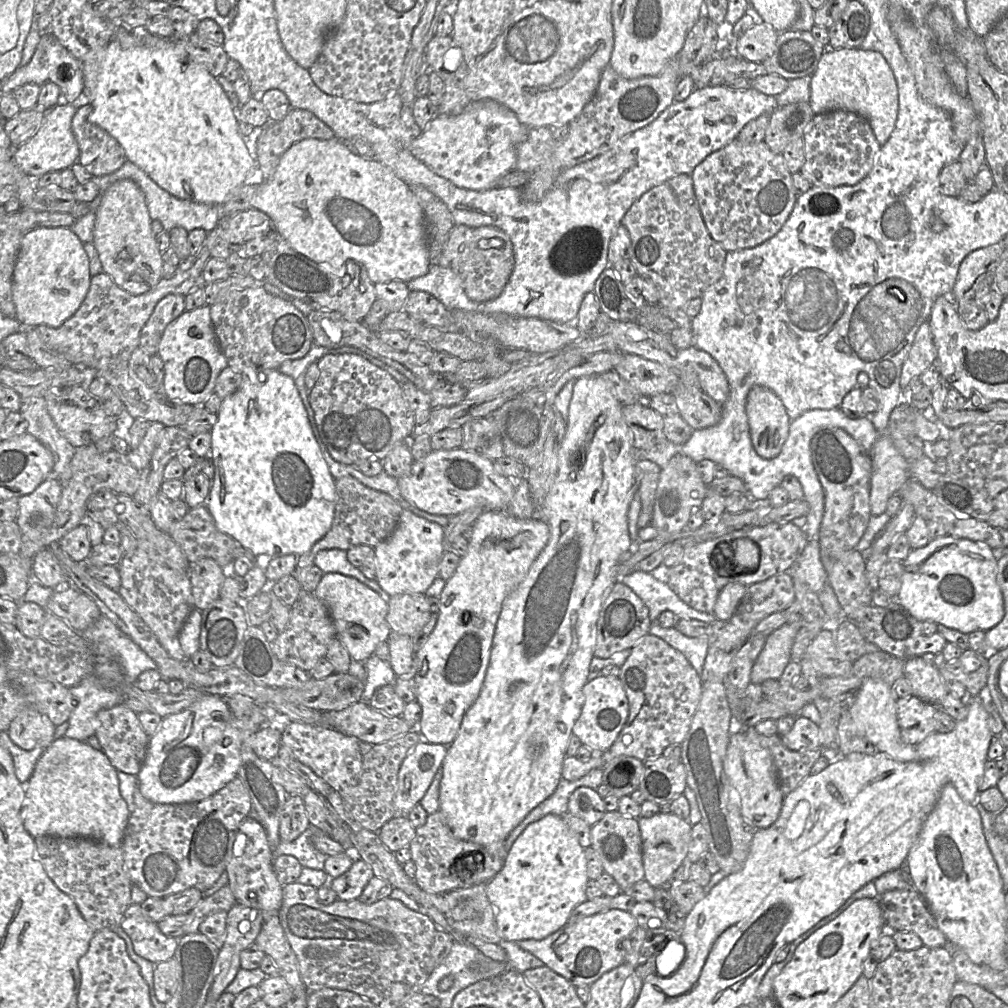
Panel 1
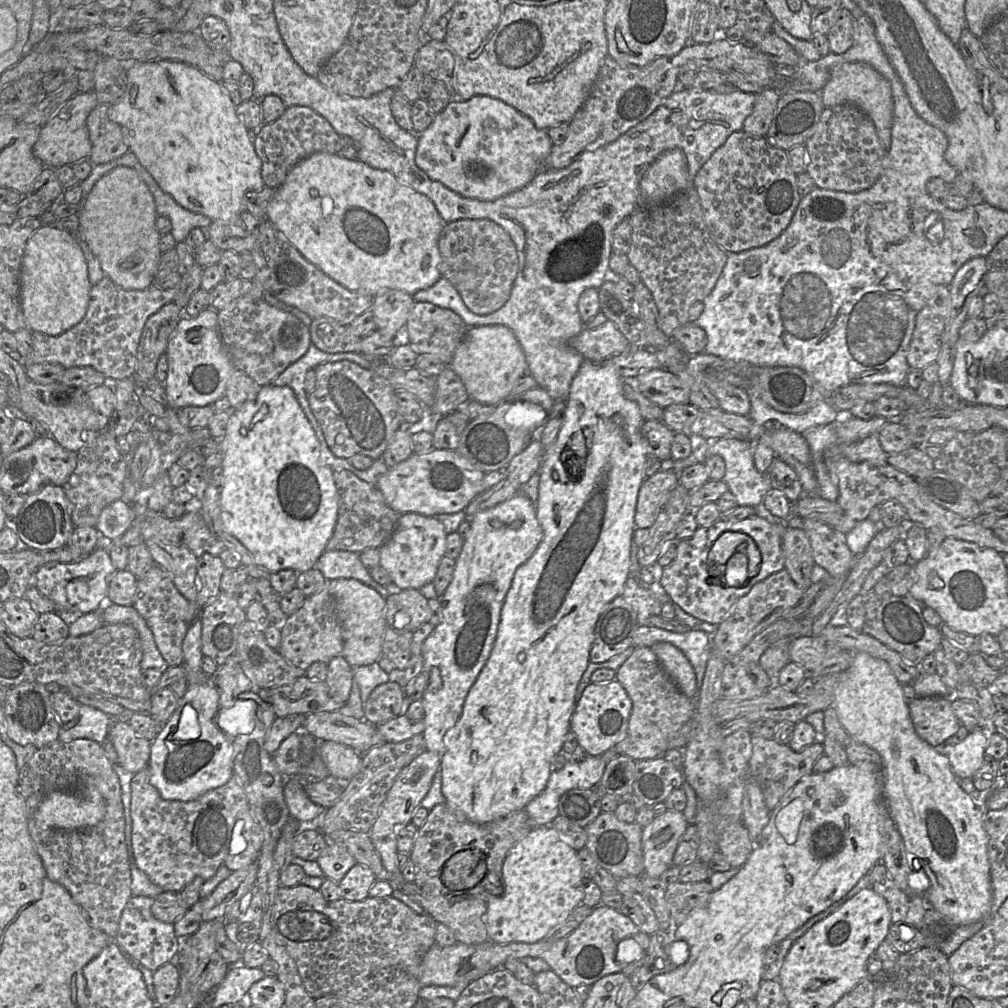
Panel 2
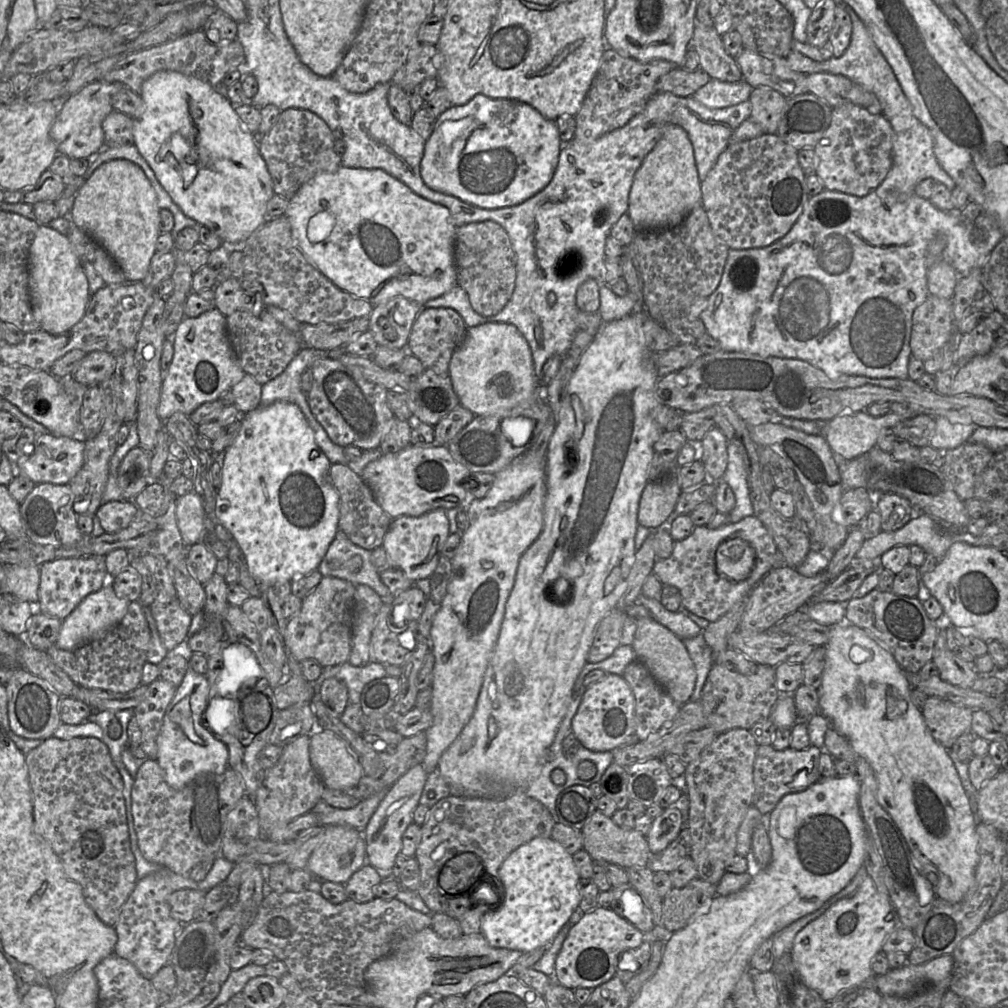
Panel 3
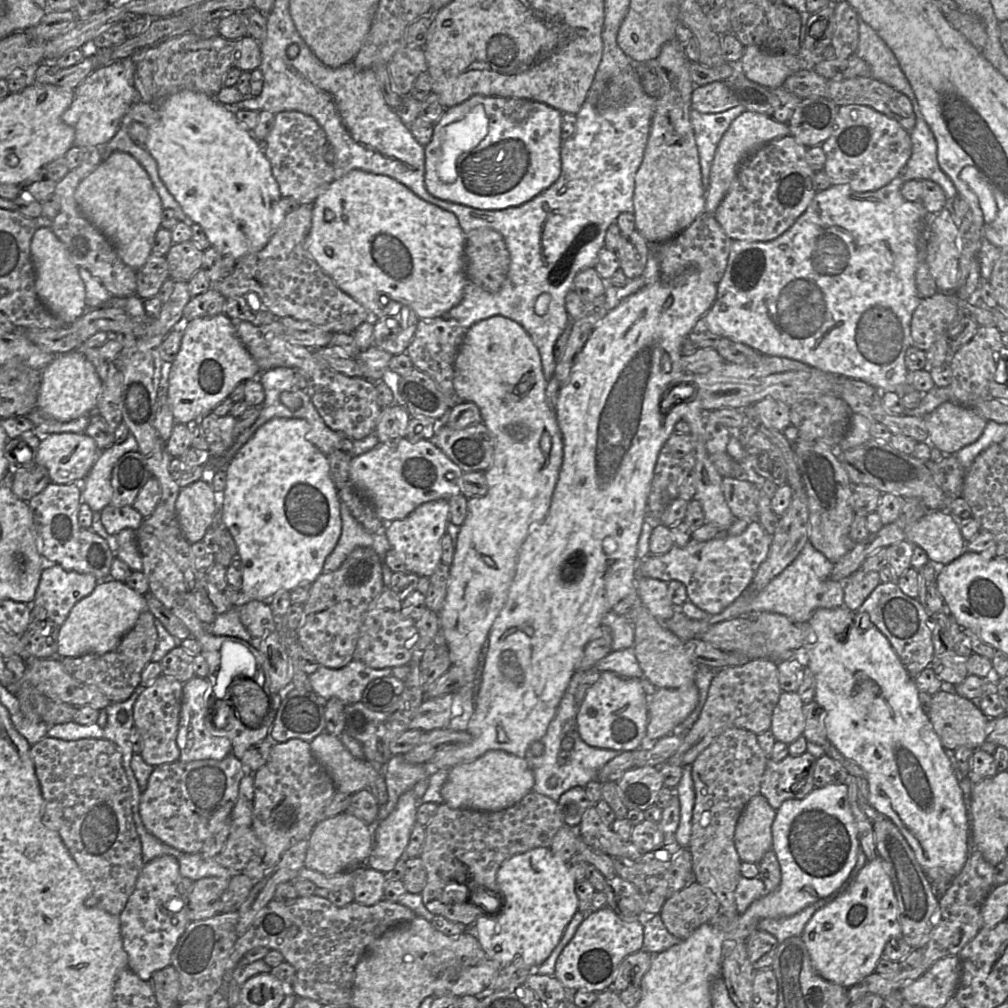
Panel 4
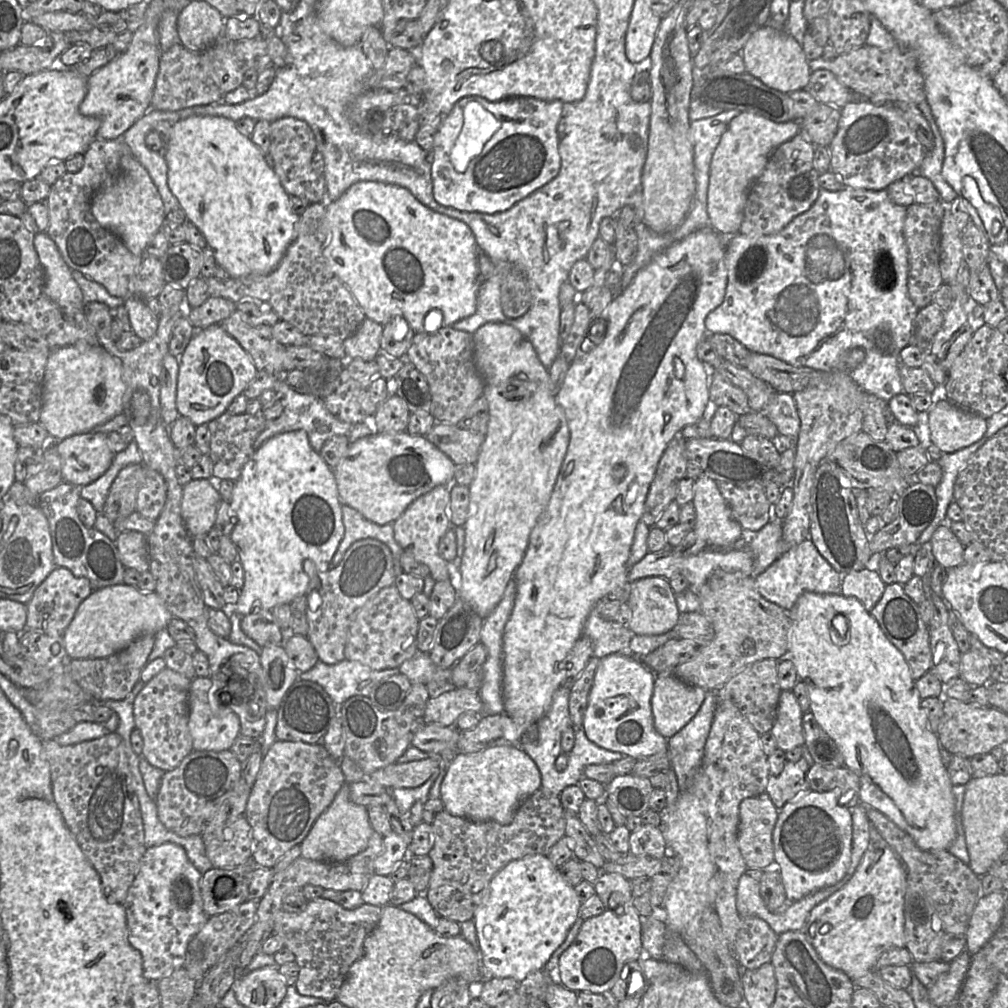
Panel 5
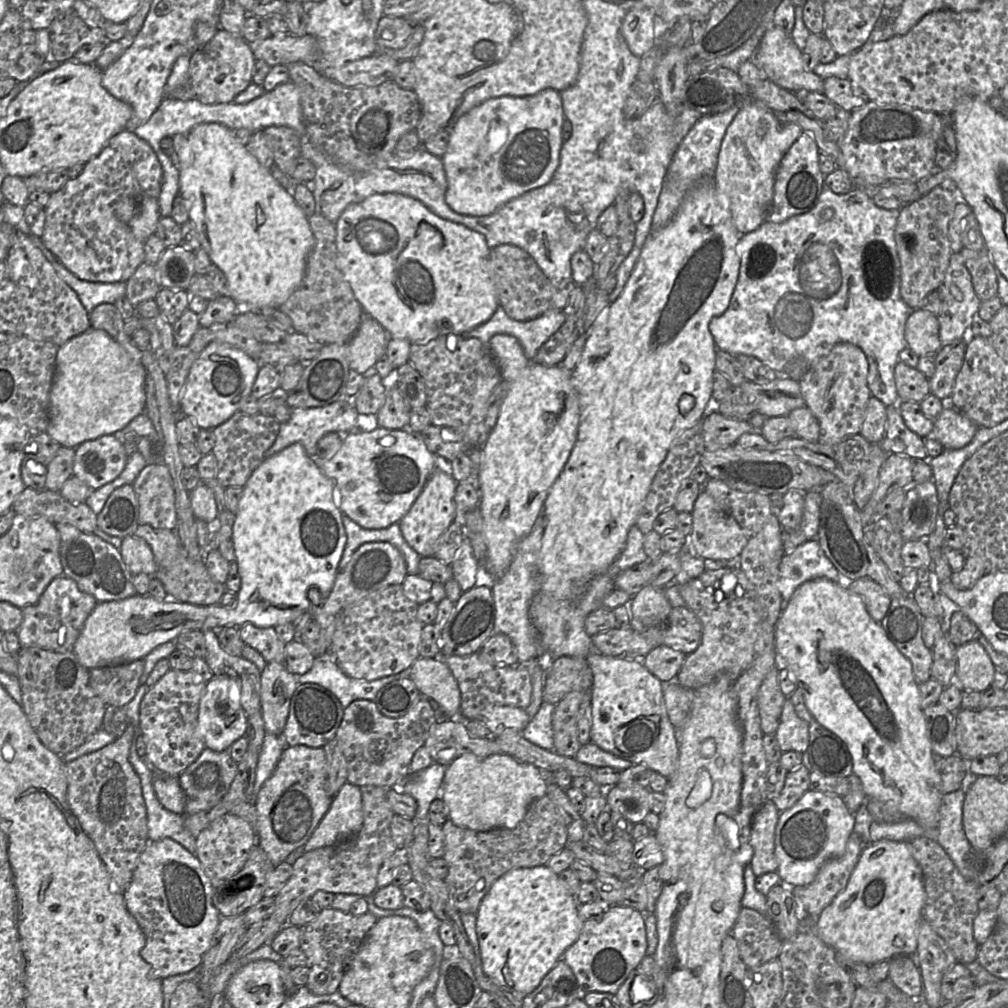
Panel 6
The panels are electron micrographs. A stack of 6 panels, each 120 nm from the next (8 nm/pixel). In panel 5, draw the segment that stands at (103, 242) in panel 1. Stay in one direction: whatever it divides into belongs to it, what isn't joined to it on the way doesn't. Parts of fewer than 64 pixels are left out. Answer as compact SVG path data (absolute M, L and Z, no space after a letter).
M133 154L122 156L119 175L94 194L91 213L103 228L117 235L136 256L146 255L148 243L165 222L162 198L146 168Z

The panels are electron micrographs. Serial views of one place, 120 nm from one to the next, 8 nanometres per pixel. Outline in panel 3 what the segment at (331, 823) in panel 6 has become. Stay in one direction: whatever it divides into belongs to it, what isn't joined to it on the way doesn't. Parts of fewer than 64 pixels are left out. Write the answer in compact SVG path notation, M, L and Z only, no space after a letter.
M329 825L311 853L306 870L320 880L345 884L365 863L363 833L346 825Z

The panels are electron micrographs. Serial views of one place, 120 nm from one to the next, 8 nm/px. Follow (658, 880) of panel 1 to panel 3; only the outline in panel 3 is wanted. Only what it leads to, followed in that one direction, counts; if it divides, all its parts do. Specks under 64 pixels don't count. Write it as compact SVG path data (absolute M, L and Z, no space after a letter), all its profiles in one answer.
M669 807L652 821L646 835L651 854L663 851L680 833L682 815L678 808Z

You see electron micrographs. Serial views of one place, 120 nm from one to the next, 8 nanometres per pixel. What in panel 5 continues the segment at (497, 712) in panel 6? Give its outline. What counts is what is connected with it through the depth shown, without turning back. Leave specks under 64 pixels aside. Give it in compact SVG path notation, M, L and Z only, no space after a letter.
M454 688L440 695L431 695L426 705L424 722L450 727L464 713L483 715L482 701L476 691Z

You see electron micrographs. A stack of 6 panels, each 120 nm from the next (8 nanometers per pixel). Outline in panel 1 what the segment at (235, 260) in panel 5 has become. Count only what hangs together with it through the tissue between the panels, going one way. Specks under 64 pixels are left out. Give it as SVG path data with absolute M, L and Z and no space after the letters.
M138 30L142 33L141 45L131 49L123 49L118 42L111 40L105 50L105 57L102 61L102 69L98 77L98 83L90 105L93 110L88 116L88 121L99 126L117 140L123 148L126 160L134 163L144 171L159 187L172 196L194 202L220 206L232 189L243 185L245 180L256 170L256 158L250 154L245 139L238 131L238 123L235 117L235 110L231 106L222 87L216 78L206 68L192 60L184 49L174 44L170 38L164 38L148 33L146 30Z

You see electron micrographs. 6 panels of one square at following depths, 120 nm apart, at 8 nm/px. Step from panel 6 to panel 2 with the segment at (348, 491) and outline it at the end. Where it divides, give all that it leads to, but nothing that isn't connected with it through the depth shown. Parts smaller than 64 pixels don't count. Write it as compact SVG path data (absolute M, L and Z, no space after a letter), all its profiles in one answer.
M432 449L425 454L413 453L381 475L377 488L387 504L397 513L418 513L426 517L464 511L482 491L486 473L475 467L456 450Z

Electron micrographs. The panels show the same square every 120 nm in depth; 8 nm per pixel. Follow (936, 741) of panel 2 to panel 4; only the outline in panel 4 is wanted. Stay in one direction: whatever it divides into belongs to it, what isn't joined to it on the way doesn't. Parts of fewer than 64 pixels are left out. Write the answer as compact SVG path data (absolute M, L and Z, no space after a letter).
M954 687L952 692L940 690L936 694L932 695L932 703L928 717L933 725L935 732L939 736L944 749L956 750L961 746L966 746L975 751L980 749L981 745L986 741L985 730L989 718L983 714L976 701L971 701L960 697L954 692Z

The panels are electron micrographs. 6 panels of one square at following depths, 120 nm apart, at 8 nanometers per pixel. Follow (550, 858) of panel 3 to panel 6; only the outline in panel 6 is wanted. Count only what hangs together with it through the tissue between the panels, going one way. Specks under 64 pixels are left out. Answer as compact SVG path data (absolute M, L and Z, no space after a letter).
M546 865L512 869L498 878L482 899L476 912L476 934L479 942L482 969L485 975L499 986L507 989L517 999L523 999L533 992L539 986L545 975L562 958L564 952L578 939L583 925L583 921L578 915L578 904L580 903L576 901L575 896L558 879L558 875L552 872Z

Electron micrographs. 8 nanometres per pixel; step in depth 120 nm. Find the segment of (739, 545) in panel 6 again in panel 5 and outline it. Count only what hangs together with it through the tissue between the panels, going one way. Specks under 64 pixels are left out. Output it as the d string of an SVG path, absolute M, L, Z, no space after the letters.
M705 473L695 480L692 502L696 521L693 530L707 546L730 546L746 532L733 516L718 485Z

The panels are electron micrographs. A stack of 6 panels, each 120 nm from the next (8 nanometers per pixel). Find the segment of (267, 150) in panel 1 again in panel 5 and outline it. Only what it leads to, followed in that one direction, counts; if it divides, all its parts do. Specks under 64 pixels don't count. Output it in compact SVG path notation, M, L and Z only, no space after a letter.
M284 117L274 120L270 122L269 139L270 139L270 147L268 159L275 174L278 176L285 192L289 196L295 195L300 199L307 200L310 203L316 202L326 203L325 202L326 181L324 177L324 172L317 172L312 167L312 157L316 151L316 141L309 125L302 120L292 117Z

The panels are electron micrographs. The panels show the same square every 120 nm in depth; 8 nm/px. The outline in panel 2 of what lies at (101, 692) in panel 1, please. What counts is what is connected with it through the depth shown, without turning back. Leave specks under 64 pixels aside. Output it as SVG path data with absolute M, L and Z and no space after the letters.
M80 705L78 723L71 729L60 730L58 739L71 742L76 739L90 739L103 743L108 739L109 729L113 720L110 715L87 705Z

